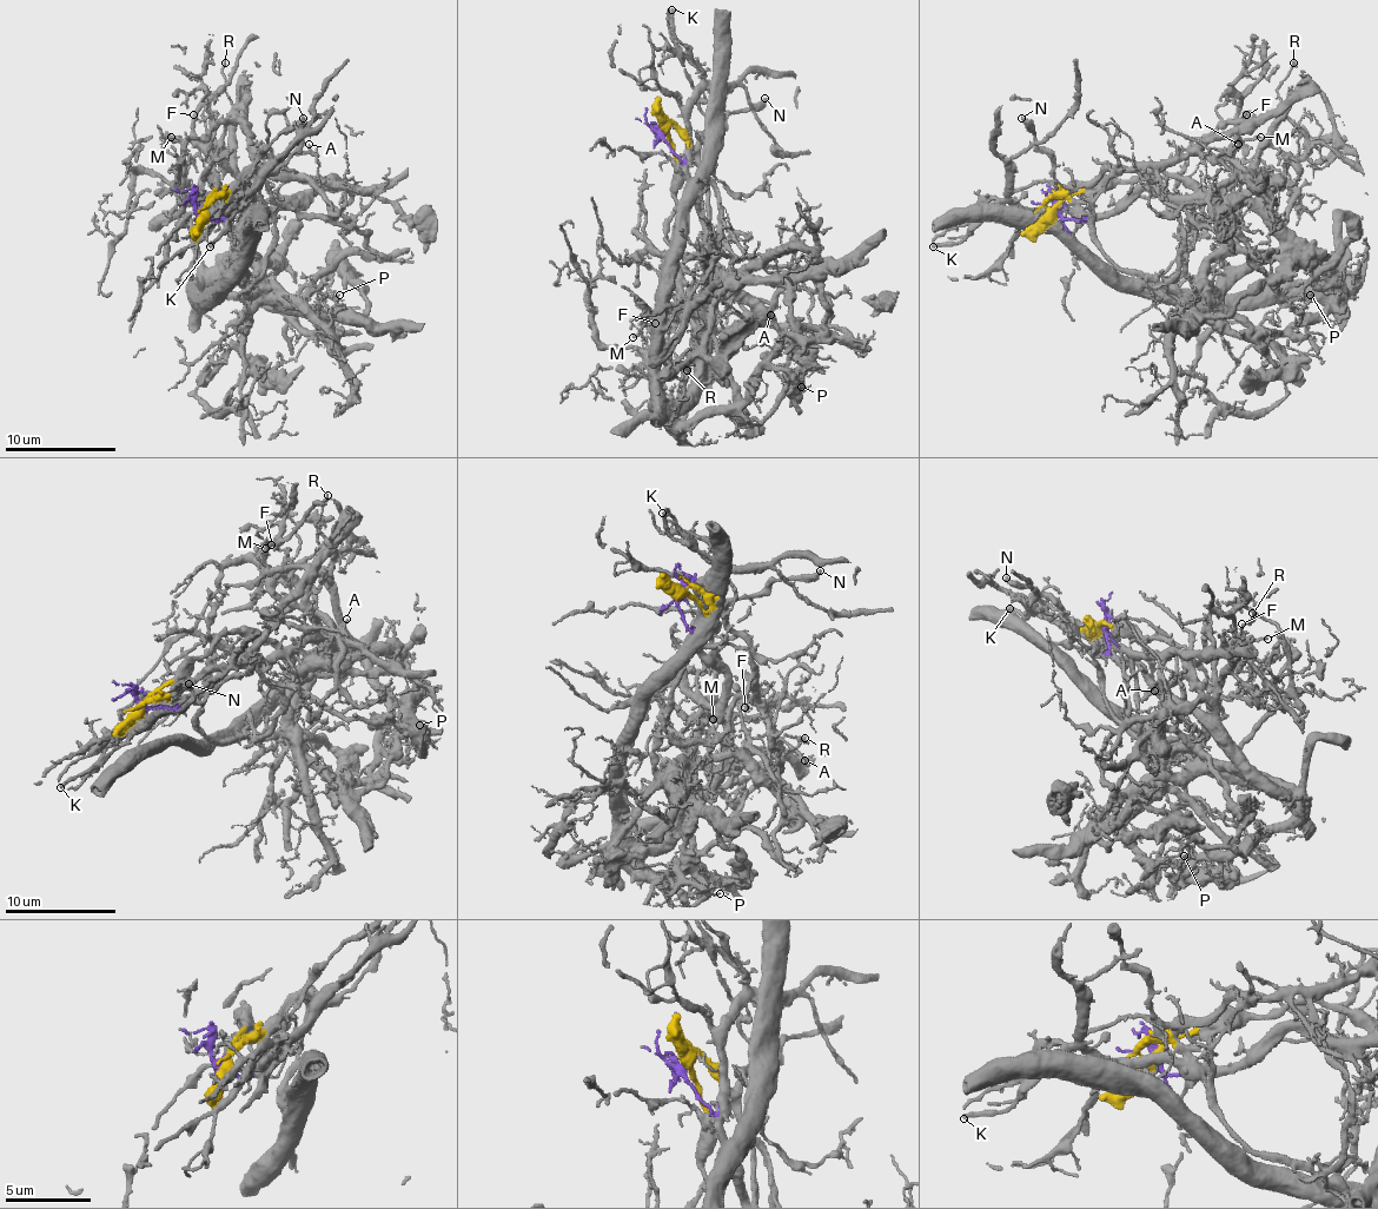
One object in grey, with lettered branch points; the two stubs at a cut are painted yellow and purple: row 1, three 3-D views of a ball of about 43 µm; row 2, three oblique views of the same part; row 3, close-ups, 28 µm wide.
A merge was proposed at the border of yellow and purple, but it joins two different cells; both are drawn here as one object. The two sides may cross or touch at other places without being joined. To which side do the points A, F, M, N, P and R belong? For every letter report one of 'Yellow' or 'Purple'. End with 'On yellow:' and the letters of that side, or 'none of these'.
A: Yellow
F: Purple
M: Purple
N: Yellow
P: Purple
R: Yellow
On yellow: A, N, R

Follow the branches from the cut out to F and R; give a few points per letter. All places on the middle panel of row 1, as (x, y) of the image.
F: (666, 130), (666, 143), (704, 220), (713, 324), (701, 332), (680, 310), (668, 332), (654, 324)
R: (666, 130), (668, 124), (676, 130), (715, 191), (719, 273), (707, 349), (688, 355), (688, 371)

